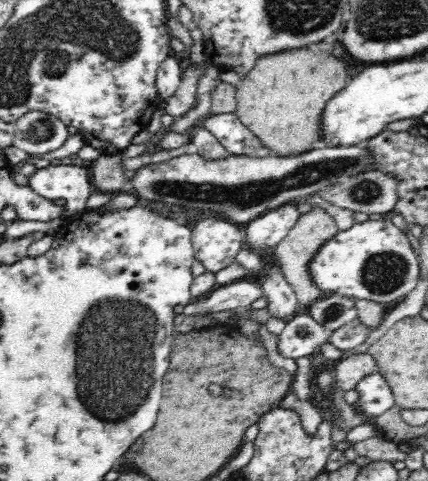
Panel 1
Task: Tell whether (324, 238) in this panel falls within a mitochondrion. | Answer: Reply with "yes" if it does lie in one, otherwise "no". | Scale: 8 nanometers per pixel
no

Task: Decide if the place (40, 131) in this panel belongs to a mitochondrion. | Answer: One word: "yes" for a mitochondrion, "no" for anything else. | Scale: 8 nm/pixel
yes

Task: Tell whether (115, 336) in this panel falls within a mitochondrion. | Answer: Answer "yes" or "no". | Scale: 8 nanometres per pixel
yes

